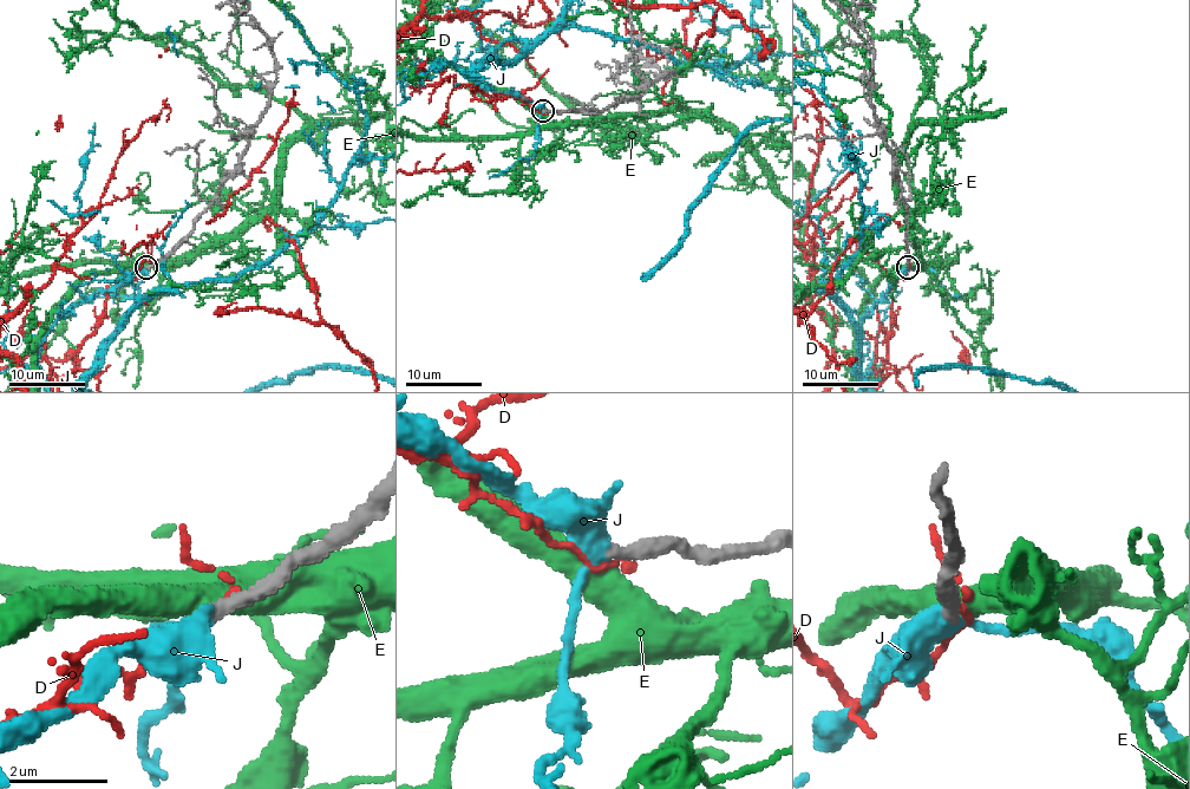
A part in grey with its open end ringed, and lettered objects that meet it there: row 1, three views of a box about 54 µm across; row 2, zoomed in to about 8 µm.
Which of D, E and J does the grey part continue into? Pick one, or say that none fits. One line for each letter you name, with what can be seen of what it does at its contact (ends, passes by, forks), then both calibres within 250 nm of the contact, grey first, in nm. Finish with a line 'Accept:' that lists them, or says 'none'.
J: it passes by; 320 nm thick on the grey side, 320 nm on the other
Accept: J

